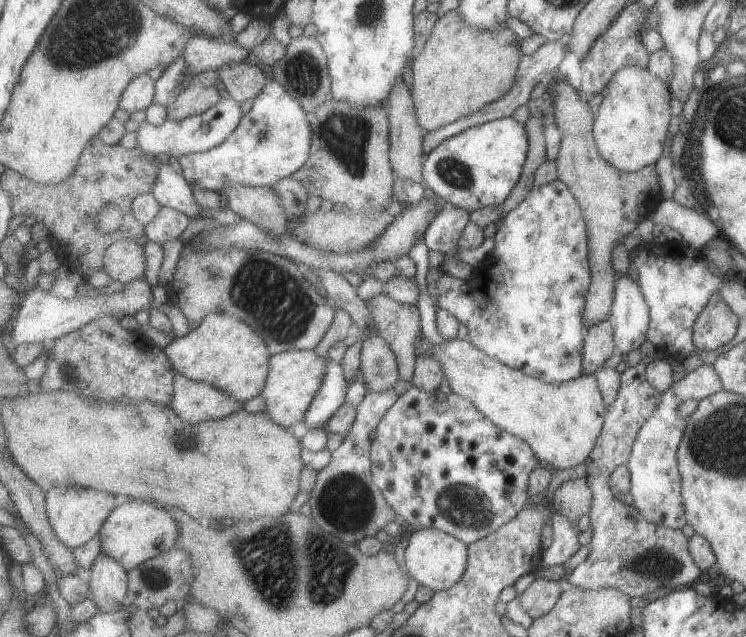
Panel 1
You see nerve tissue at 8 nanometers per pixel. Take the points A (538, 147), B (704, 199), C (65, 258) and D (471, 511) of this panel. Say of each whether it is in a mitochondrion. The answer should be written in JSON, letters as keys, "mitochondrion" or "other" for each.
{"A":"other","B":"other","C":"other","D":"mitochondrion"}

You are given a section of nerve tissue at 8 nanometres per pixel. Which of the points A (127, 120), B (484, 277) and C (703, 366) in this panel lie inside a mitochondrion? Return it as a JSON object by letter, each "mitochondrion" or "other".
{"A":"other","B":"other","C":"other"}

